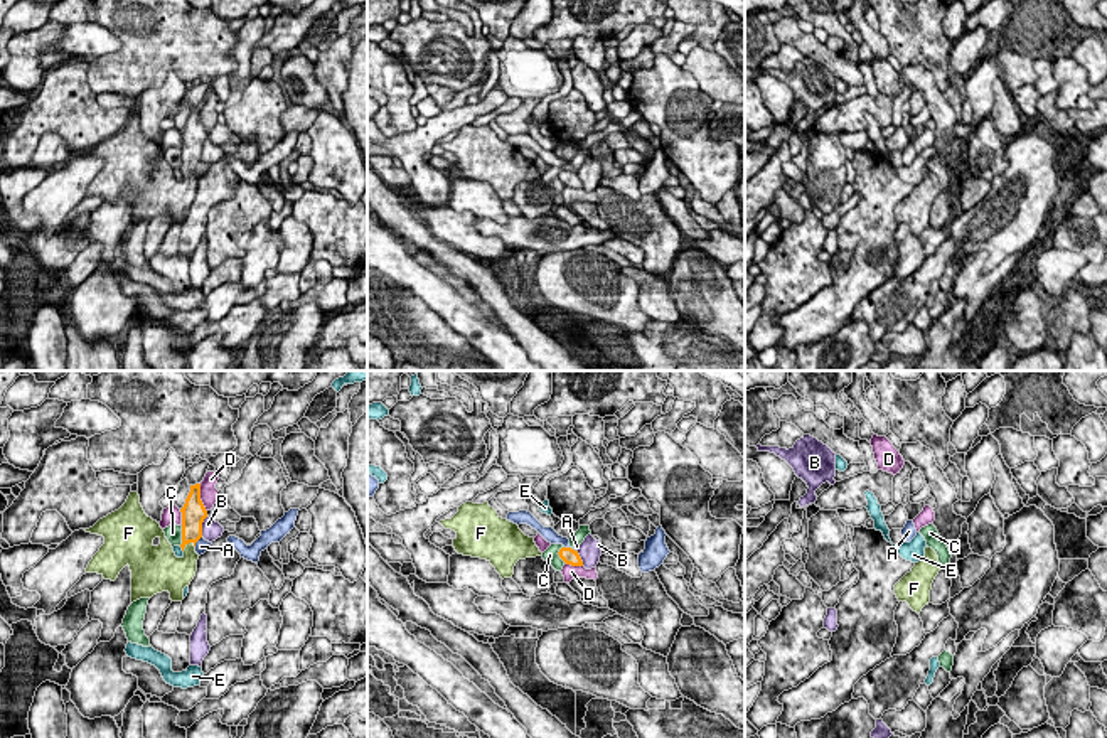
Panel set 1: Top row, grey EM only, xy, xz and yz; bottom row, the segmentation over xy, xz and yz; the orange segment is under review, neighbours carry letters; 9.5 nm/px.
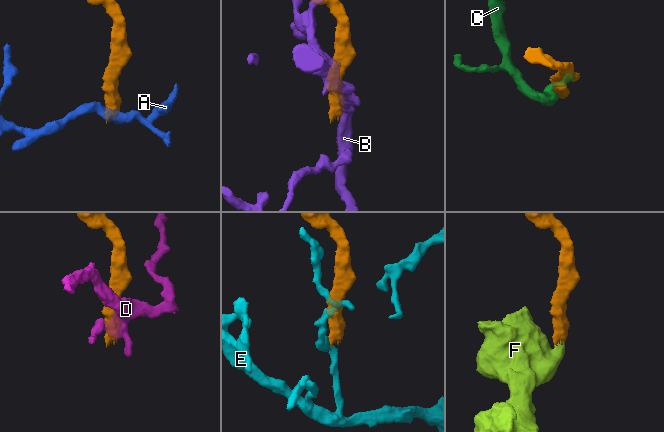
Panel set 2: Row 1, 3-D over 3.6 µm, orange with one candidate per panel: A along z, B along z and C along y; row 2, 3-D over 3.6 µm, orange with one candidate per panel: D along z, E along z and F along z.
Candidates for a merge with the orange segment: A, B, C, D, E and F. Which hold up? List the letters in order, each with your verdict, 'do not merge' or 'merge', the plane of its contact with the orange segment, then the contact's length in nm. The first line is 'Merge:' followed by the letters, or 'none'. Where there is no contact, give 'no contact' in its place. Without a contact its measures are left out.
Merge: F
A: do not merge | xy | 120 nm
B: do not merge | xy | 220 nm
C: do not merge | xy | 190 nm
D: do not merge | xy | 280 nm
E: do not merge | xy | 70 nm
F: merge | xy | 140 nm

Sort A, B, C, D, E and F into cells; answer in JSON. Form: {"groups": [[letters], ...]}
{"groups": [["A"], ["B"], ["C"], ["D"], ["E"], ["F"]]}

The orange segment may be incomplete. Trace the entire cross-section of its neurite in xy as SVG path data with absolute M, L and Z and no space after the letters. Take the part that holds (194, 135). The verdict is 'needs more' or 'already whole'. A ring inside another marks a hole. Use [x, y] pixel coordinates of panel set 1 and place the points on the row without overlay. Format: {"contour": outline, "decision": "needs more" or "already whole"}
{"contour": "M201 106L190 108L180 135L184 179L177 180L160 147L145 136L138 115L130 115L118 133L84 152L104 160L86 195L98 195L115 204L128 187L131 226L162 214L168 214L172 224L182 224L184 211L190 207L197 194L195 165L202 160L202 145L207 140L201 123Z", "decision": "needs more"}

